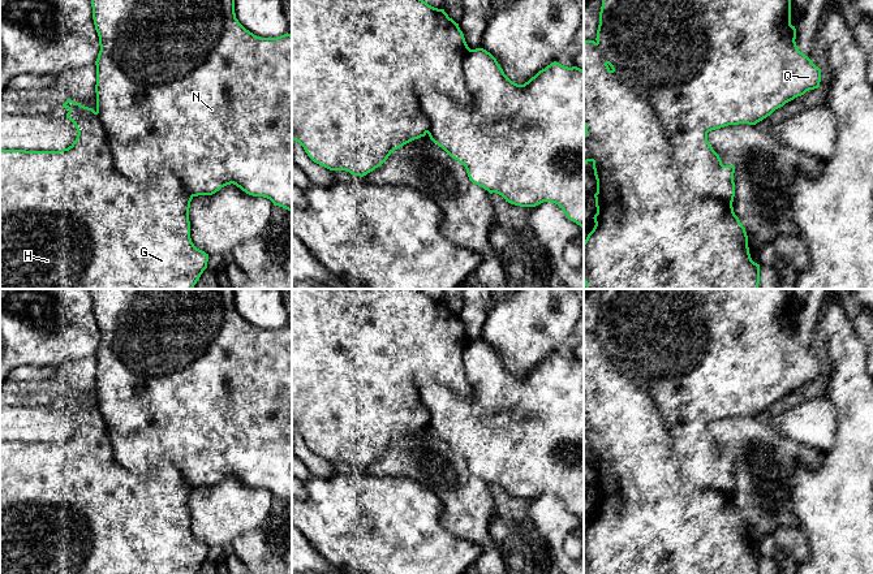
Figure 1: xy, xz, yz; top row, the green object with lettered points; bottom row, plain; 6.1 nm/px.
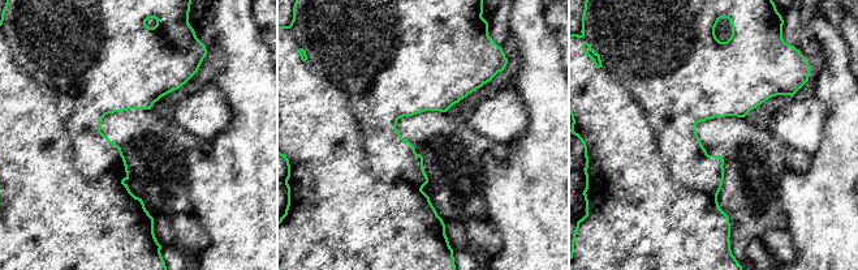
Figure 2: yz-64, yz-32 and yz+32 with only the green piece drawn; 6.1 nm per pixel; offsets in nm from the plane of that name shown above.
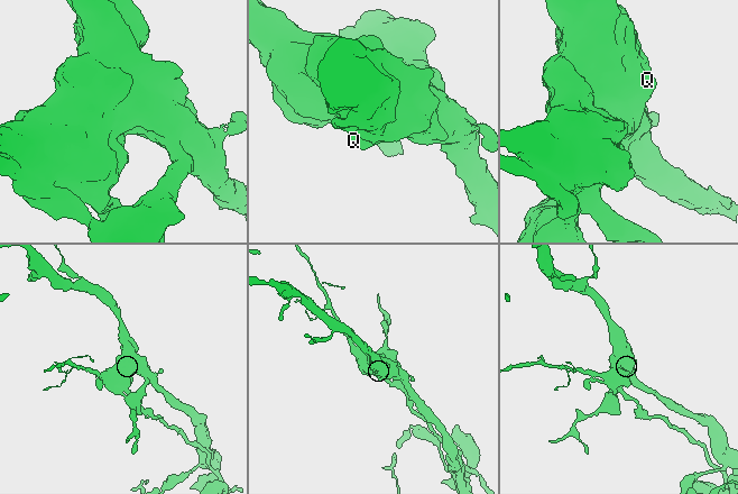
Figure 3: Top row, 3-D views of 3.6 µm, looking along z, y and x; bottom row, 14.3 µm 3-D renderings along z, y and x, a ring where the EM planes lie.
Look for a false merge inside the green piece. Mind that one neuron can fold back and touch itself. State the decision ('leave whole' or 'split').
split

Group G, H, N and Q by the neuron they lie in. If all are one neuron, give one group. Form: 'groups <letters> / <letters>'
groups G H / N Q

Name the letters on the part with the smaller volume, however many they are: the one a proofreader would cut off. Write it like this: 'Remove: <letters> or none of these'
Remove: G, H

